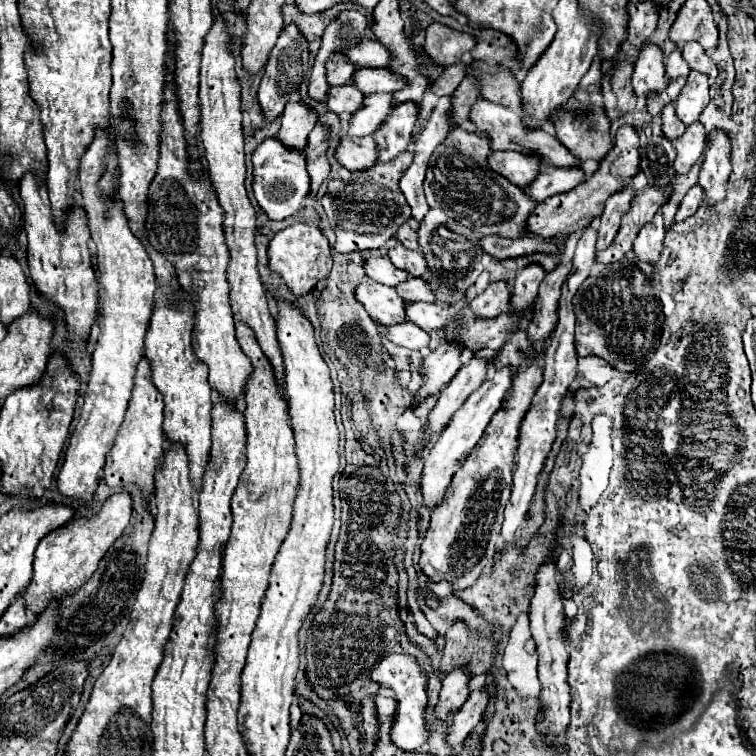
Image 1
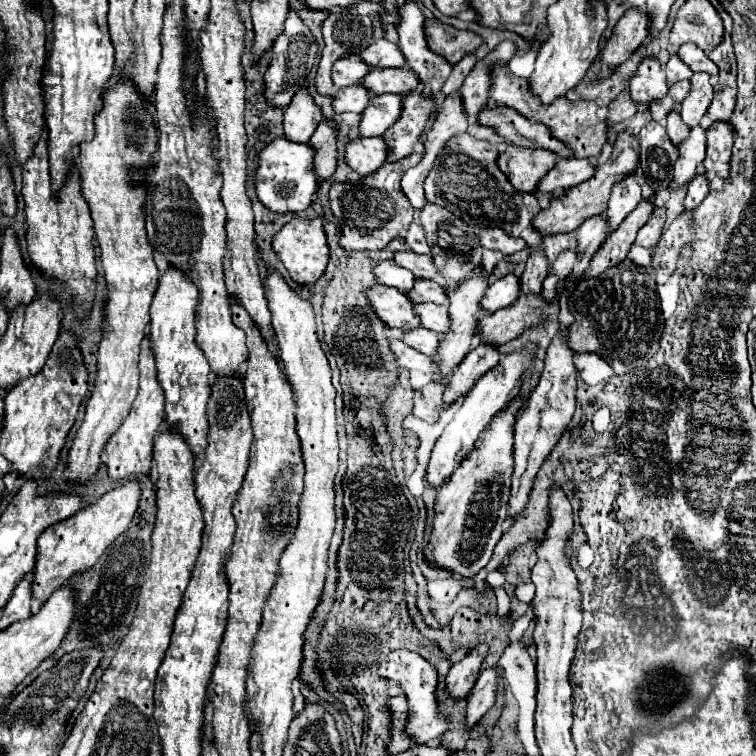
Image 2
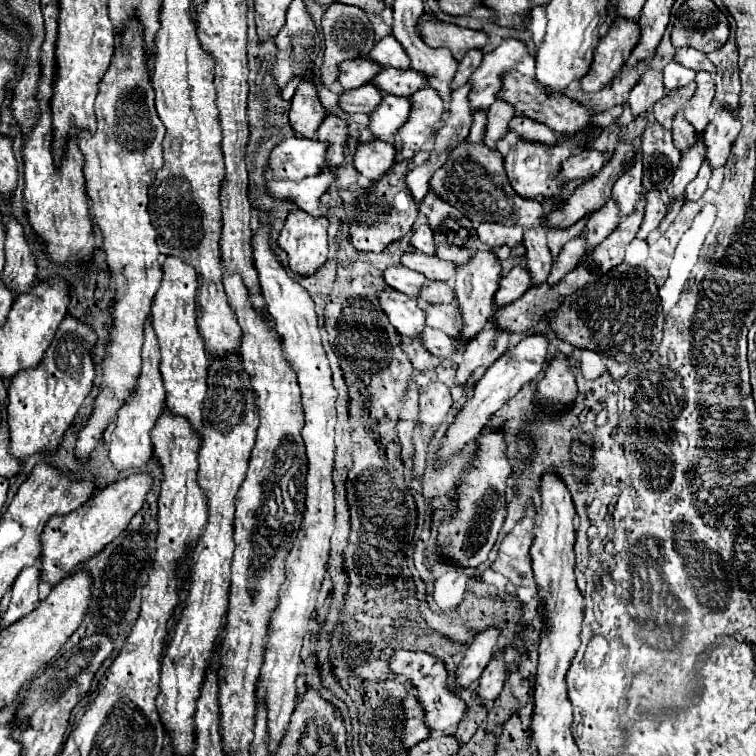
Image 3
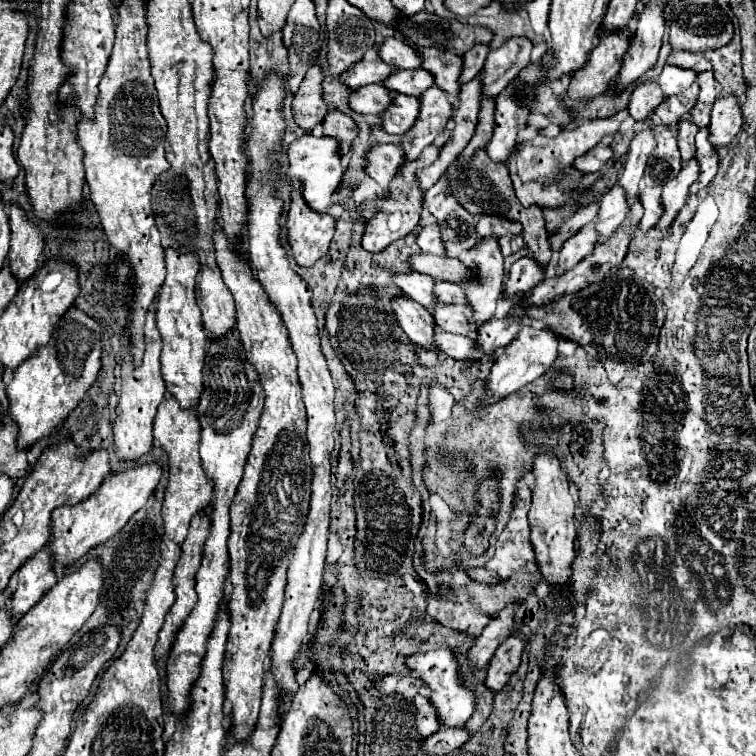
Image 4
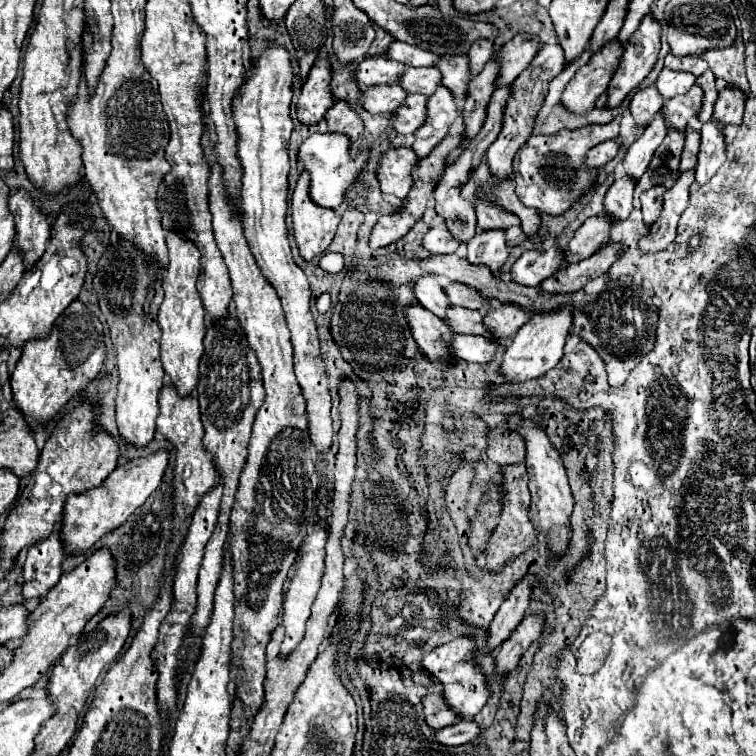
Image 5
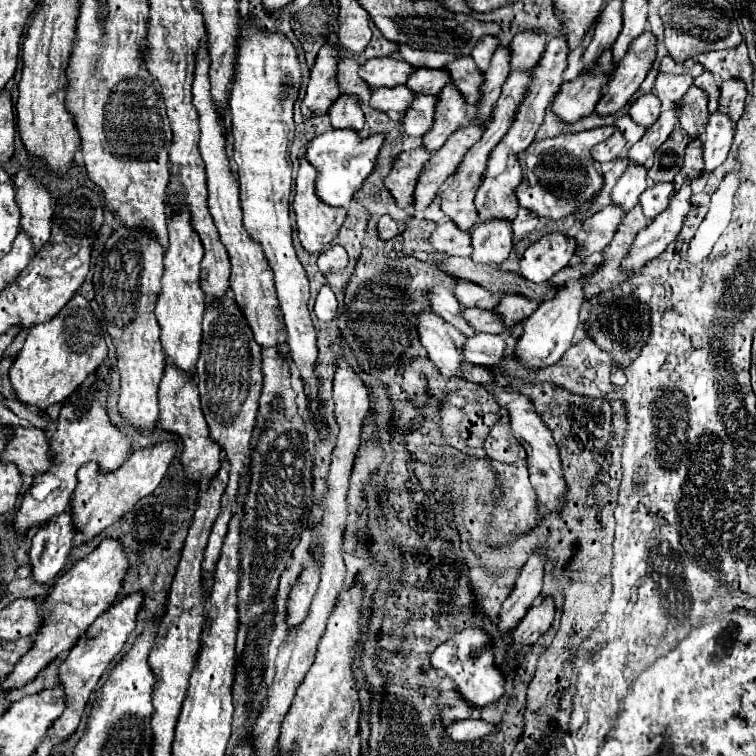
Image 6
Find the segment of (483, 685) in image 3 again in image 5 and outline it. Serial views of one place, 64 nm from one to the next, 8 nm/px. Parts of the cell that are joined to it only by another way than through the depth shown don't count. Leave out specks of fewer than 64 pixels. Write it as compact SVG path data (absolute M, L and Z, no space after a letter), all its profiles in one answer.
M528 616L520 622L520 626L510 634L510 638L496 652L496 672L500 676L508 676L516 666L520 656L528 650L528 646L540 638L544 628L544 616Z

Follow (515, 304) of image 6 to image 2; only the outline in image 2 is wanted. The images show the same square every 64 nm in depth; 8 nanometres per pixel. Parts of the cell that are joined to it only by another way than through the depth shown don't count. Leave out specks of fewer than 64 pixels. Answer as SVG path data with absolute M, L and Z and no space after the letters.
M478 344L466 358L460 362L460 366L454 370L446 390L444 390L444 406L454 404L460 396L466 396L470 388L474 388L476 380L484 376L490 368L494 368L500 360L500 354L490 344Z

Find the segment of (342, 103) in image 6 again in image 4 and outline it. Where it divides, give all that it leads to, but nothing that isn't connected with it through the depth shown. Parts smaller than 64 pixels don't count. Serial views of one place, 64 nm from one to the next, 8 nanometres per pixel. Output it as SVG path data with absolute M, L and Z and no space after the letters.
M330 110L322 122L324 126L324 134L330 138L338 140L338 148L340 148L340 156L348 156L350 152L350 144L358 134L358 128L354 124L354 120L338 110Z

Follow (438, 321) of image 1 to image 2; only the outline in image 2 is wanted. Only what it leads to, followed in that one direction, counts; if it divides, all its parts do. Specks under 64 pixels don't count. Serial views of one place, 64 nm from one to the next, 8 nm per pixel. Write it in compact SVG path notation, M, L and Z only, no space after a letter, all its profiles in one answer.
M416 304L414 314L420 318L420 324L432 332L446 332L450 326L448 320L448 306L438 306L438 304Z

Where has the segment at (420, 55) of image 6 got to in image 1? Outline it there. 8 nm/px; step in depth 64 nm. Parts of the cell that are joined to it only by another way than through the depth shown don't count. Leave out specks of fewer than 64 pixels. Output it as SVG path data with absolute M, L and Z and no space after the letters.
M362 40L356 46L348 48L344 52L348 56L348 60L354 66L370 66L370 68L386 68L386 64L390 62L390 52L388 48L384 48L382 44L378 44L378 40Z

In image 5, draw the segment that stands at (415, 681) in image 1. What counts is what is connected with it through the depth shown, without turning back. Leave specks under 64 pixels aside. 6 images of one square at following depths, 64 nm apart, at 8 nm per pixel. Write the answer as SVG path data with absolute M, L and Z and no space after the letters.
M458 636L452 642L434 648L432 652L428 652L422 660L420 660L420 668L422 672L426 672L432 680L442 684L442 696L446 698L446 704L450 704L450 708L454 708L454 712L458 712L460 720L472 718L476 716L482 706L488 700L488 690L484 686L484 676L480 672L480 668L474 664L474 642L468 636Z

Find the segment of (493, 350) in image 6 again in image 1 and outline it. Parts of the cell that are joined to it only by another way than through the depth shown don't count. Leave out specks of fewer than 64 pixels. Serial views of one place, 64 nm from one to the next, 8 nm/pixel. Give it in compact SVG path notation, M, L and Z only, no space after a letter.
M410 322L392 324L392 326L378 324L378 332L380 336L386 336L390 342L410 348L410 350L418 350L418 352L426 352L430 344L430 336L422 328L416 328Z

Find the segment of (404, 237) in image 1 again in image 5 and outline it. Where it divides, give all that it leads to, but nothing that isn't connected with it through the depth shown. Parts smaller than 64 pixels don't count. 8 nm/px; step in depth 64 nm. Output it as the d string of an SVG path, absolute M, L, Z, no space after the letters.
M444 222L432 226L424 238L422 238L422 246L432 252L432 254L458 254L458 256L464 256L464 244L458 244Z

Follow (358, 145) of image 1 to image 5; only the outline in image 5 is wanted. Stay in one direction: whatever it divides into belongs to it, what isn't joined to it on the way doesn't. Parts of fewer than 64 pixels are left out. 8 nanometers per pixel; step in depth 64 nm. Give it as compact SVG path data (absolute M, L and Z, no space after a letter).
M390 148L386 156L380 158L376 178L380 182L382 192L394 194L396 198L404 200L410 192L410 170L418 164L418 158L410 148Z

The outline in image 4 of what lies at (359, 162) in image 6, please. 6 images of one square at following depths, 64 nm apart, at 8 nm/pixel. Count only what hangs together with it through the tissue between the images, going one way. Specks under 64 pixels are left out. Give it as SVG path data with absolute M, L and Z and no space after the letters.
M306 134L302 138L296 138L290 146L288 146L288 168L286 168L286 176L292 182L300 182L302 186L302 196L306 200L306 204L310 204L310 208L314 208L314 212L326 212L332 206L332 194L340 188L340 180L342 180L342 166L340 166L340 156L338 156L338 142L334 138L328 136L312 136Z

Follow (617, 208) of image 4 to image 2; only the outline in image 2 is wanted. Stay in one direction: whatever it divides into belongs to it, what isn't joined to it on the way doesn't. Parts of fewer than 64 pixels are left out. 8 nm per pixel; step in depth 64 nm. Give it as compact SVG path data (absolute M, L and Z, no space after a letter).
M594 216L586 220L578 230L578 262L588 264L594 252L600 248L602 240L606 238L606 220L604 216Z

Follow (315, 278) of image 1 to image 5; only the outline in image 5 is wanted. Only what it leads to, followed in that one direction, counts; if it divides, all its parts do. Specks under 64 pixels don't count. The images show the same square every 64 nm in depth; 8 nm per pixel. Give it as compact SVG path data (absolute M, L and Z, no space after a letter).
M302 172L290 202L294 238L304 260L312 260L326 252L340 222L340 216L334 210L320 208L310 200L308 186L310 176L308 172Z

